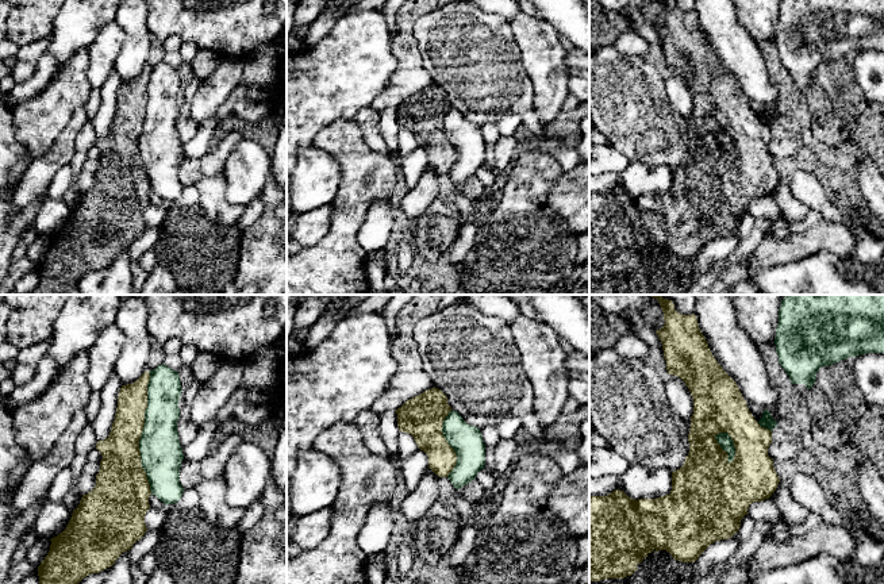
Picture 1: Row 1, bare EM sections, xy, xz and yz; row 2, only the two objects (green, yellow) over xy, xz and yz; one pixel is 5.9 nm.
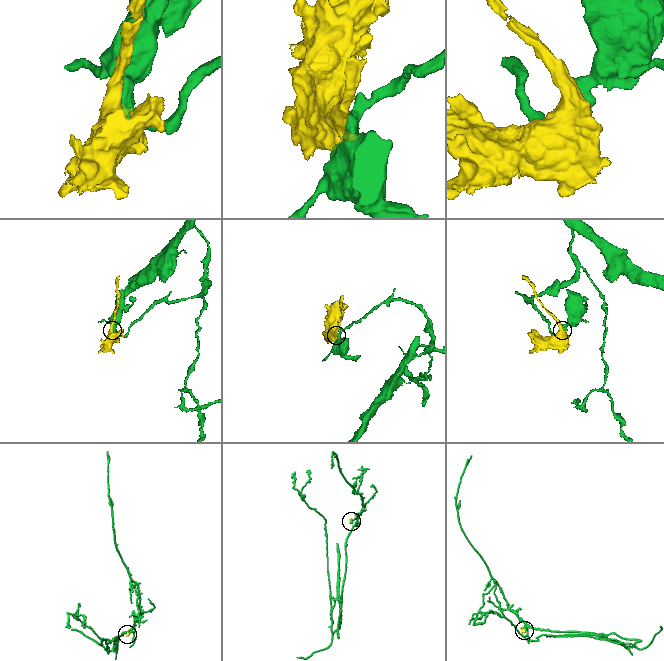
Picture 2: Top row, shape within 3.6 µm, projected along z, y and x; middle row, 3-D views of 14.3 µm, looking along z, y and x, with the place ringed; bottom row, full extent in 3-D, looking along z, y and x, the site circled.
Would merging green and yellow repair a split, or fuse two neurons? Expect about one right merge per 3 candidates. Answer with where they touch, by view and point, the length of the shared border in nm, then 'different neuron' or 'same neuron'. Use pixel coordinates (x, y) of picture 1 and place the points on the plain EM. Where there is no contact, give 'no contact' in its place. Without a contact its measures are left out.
xy (142, 130) | 750 nm | different neuron

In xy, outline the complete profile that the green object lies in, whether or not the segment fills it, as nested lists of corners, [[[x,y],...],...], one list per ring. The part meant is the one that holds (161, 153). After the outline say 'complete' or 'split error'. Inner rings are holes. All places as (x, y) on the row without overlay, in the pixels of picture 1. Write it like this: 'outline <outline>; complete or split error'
outline [[[165,61],[149,72],[147,105],[139,137],[141,160],[151,192],[168,203],[177,200],[184,189],[178,176],[184,151],[177,130],[182,87],[178,69]]]; complete

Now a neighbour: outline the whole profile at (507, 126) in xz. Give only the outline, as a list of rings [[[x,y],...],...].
[[[510,114],[496,123],[500,137],[514,137],[522,126],[522,118],[518,114]]]

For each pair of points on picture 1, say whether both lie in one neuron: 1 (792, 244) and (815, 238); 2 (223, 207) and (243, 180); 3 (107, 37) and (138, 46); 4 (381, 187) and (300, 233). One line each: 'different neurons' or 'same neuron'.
1: same neuron
2: different neurons
3: different neurons
4: different neurons

